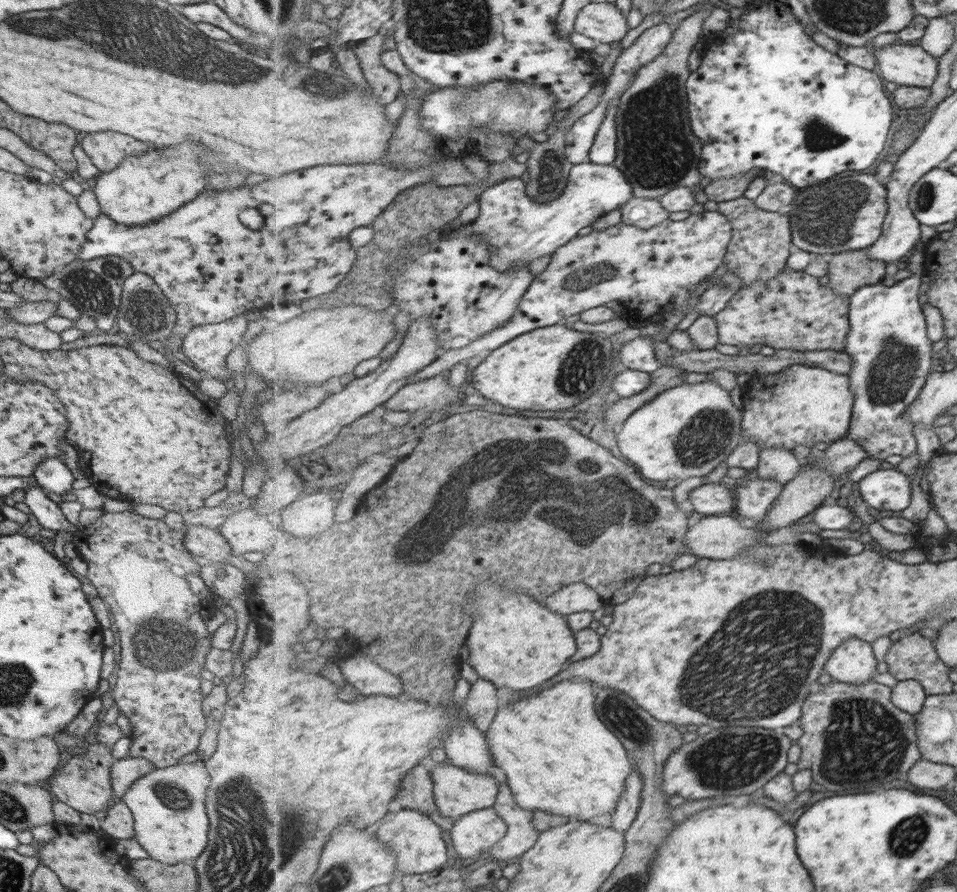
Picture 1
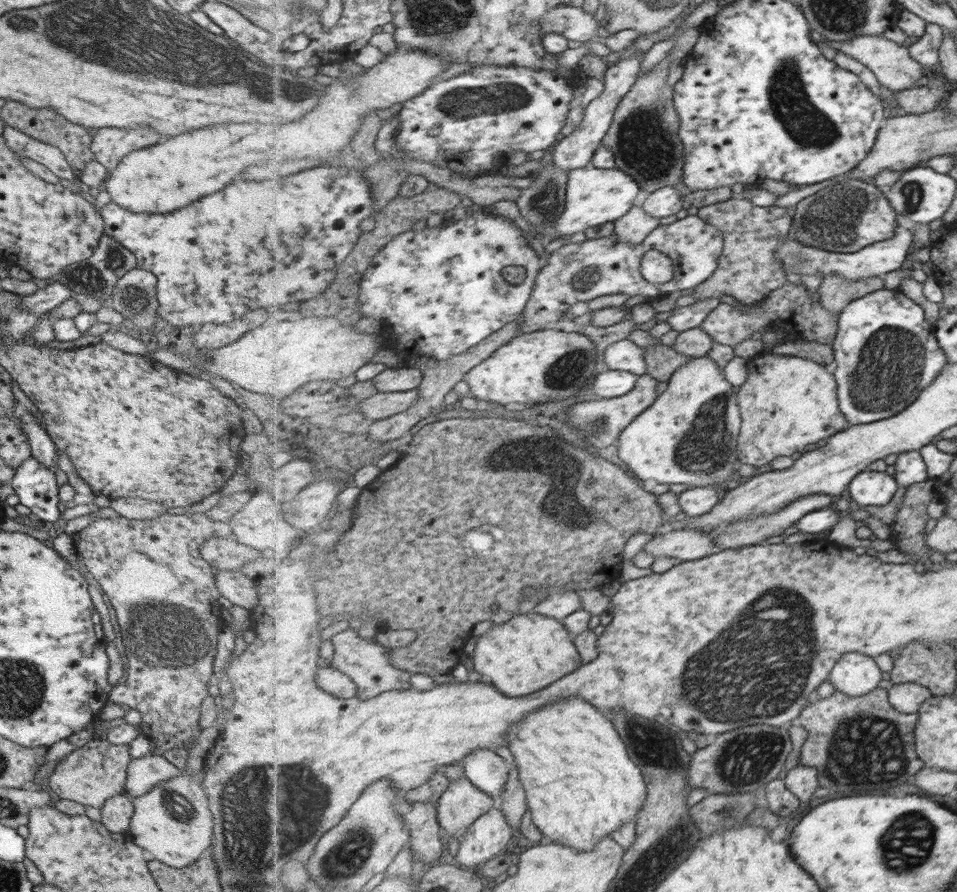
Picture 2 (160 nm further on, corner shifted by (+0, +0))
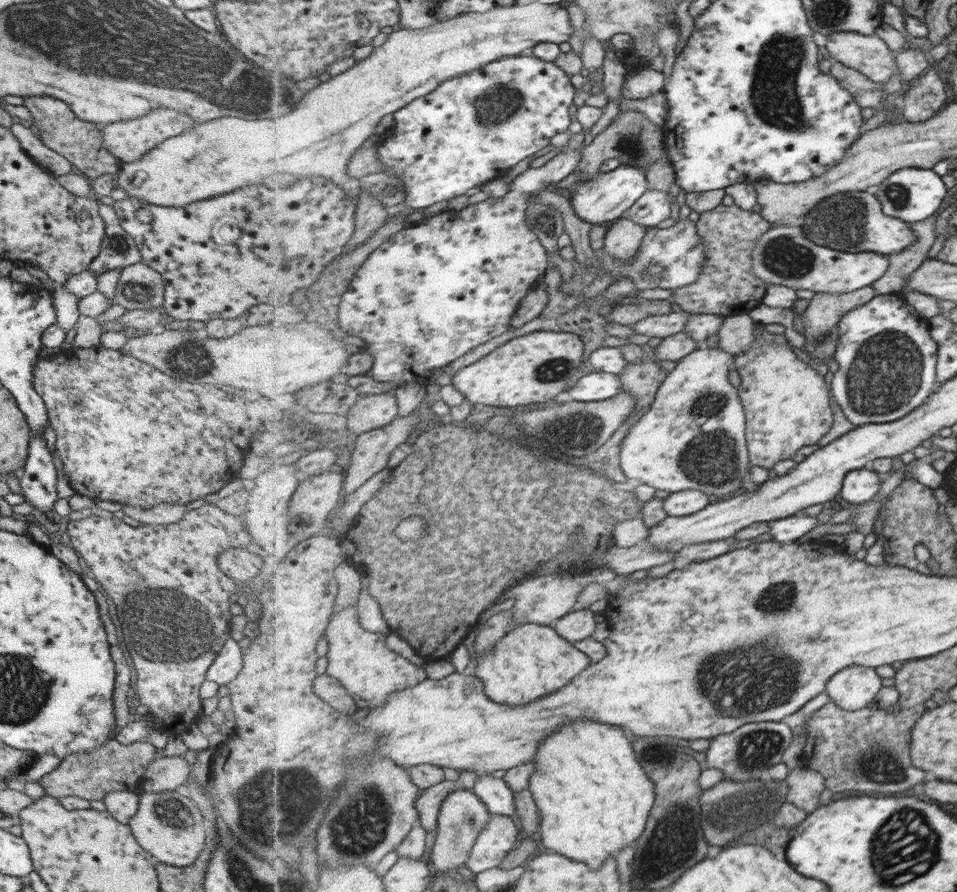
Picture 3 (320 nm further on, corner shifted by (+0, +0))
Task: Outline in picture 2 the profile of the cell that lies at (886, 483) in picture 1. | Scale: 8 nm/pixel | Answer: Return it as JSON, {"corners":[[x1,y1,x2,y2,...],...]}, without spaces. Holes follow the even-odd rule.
{"corners":[[865,470,855,476,848,491,859,505,885,506,895,496,897,488,893,475]]}

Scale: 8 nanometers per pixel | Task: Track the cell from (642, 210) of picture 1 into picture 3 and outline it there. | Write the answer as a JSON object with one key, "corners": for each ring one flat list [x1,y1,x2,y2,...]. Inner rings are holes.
{"corners":[[621,218,621,220,610,224,602,251,614,256,614,258,627,260,638,253,647,234,646,227,630,219]]}

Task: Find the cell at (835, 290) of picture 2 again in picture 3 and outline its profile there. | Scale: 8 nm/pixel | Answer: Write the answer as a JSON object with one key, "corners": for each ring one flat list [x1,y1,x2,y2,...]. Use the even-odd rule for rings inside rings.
{"corners":[[873,286,861,288,855,292,838,294,834,292,817,292,811,299,808,307,801,314,804,326,804,339,806,340,805,352,809,352,815,358,833,358,836,356,837,344,839,344,839,323,848,313,873,300,880,292]]}

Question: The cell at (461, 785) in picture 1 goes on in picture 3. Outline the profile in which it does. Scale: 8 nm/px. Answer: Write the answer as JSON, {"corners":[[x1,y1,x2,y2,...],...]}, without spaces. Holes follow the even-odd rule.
{"corners":[[459,788,452,792,442,804,439,811,439,832,431,848,431,862,437,873,458,875,457,870,468,864,468,859,476,840,491,820,487,805,477,796,473,789]]}

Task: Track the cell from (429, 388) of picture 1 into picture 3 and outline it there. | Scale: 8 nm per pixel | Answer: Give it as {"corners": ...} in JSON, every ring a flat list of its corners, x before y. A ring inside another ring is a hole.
{"corners":[[381,393,360,397,347,412,348,428,365,433,391,424,399,412,395,395]]}

